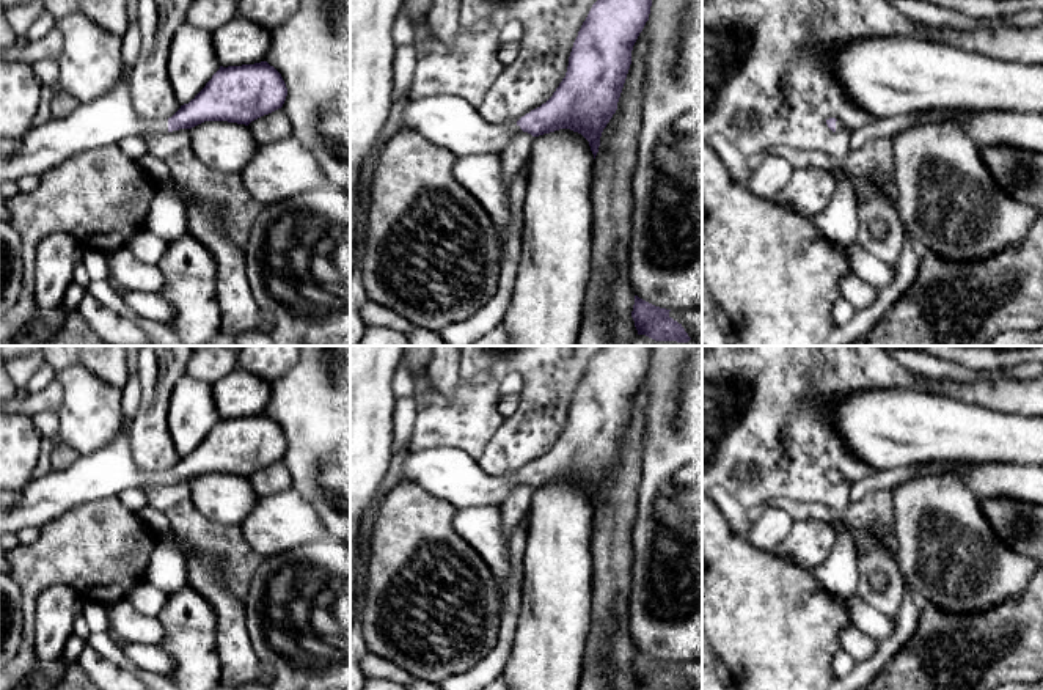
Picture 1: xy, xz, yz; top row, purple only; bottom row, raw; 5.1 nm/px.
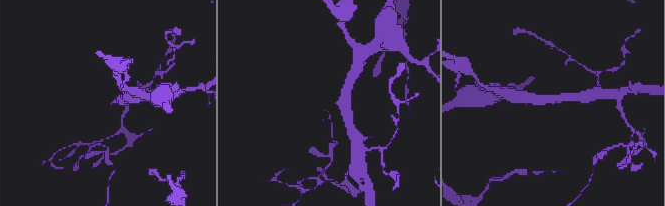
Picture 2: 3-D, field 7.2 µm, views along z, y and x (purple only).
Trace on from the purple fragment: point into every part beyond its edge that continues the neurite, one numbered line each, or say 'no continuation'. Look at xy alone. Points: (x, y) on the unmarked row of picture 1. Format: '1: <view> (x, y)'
1: xy (110, 470)

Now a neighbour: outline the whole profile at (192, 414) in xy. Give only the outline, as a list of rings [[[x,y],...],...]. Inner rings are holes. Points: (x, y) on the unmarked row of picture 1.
[[[184,374],[171,391],[168,409],[168,431],[177,454],[195,451],[218,421],[212,385]]]

